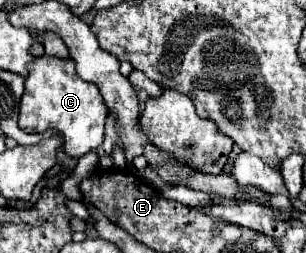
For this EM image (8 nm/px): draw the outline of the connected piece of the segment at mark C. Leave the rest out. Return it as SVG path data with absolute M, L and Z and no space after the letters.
M42 55L36 57L36 63L32 63L28 69L30 73L24 83L26 89L20 101L18 127L26 133L44 133L48 129L62 133L66 141L66 153L76 159L98 149L104 141L104 123L108 117L98 87L80 79L72 59Z

